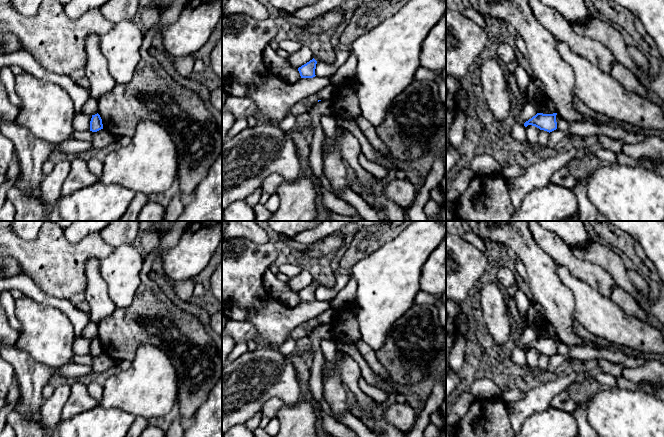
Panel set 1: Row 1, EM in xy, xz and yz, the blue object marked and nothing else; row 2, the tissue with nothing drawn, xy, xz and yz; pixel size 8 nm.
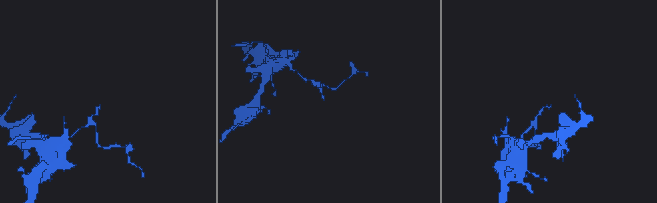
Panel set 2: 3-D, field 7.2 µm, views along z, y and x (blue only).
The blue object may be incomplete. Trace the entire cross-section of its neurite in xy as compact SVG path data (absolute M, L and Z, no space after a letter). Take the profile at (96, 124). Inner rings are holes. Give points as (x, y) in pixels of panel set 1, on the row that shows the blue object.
M98 113L95 115L92 115L92 118L90 121L90 131L97 132L101 129L103 129L103 124L102 124L102 119L100 115Z

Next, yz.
M537 113L531 119L526 121L524 123L524 126L527 127L528 125L532 125L539 128L540 130L544 130L550 133L557 129L556 115L557 113L553 114Z

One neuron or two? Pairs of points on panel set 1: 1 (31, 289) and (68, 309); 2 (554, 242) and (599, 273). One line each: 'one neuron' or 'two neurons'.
1: one neuron
2: one neuron

